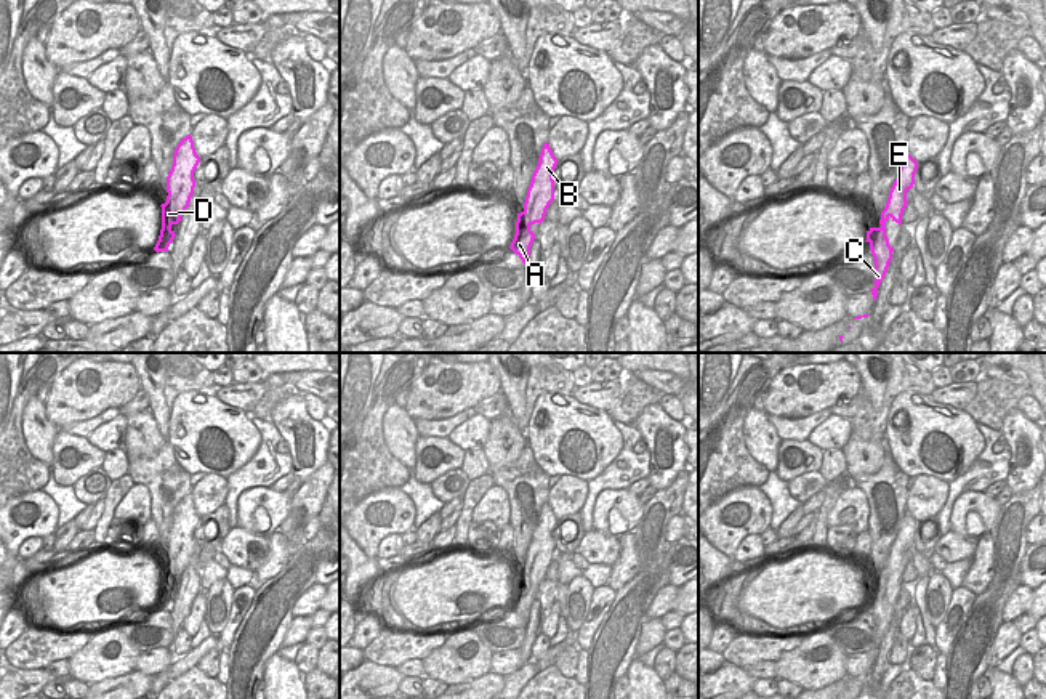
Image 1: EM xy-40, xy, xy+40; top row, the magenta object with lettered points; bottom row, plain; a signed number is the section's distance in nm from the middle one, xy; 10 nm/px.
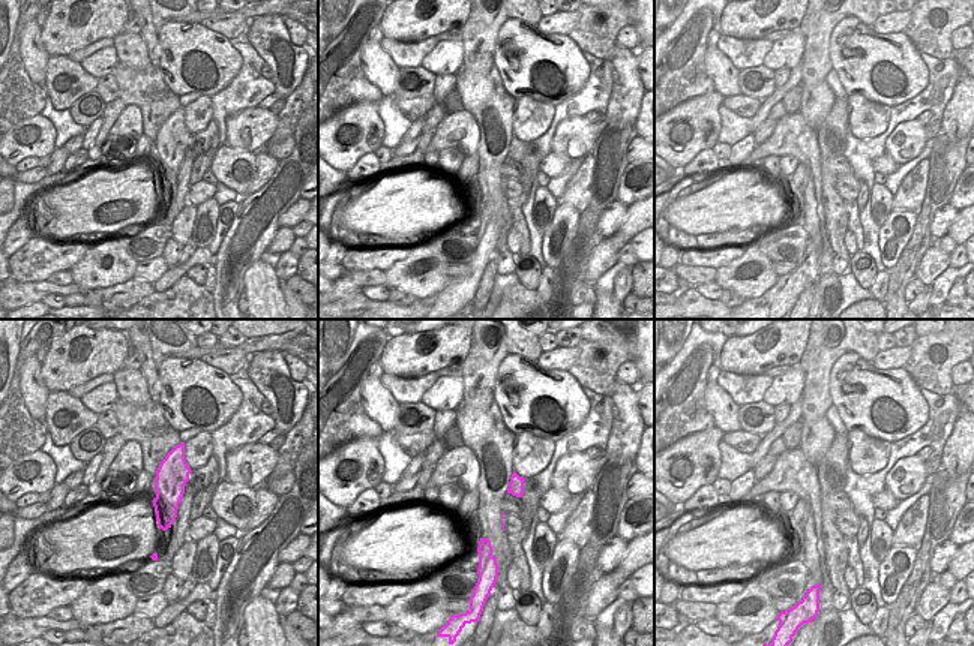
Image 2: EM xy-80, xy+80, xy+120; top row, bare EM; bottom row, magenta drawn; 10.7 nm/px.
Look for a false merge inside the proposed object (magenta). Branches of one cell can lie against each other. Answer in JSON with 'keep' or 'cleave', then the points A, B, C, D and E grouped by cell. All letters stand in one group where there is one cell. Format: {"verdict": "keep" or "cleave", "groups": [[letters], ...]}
{"verdict": "keep", "groups": [["A", "B", "C", "D", "E"]]}

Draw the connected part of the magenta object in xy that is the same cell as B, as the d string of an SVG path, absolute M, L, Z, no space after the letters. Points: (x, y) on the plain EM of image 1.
M548 502L543 503L538 524L532 534L530 545L527 548L524 569L517 572L516 593L509 608L522 619L529 622L530 606L535 593L530 588L532 584L545 579L549 563L554 560L554 539L553 531L557 524Z

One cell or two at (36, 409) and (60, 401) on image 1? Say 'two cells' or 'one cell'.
two cells

